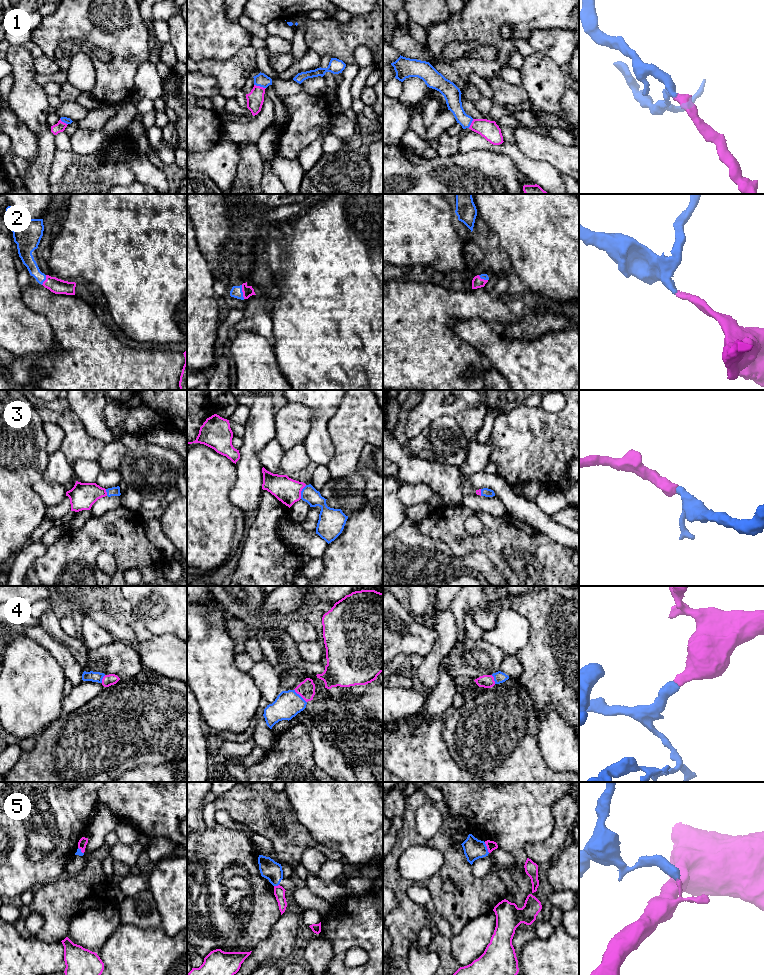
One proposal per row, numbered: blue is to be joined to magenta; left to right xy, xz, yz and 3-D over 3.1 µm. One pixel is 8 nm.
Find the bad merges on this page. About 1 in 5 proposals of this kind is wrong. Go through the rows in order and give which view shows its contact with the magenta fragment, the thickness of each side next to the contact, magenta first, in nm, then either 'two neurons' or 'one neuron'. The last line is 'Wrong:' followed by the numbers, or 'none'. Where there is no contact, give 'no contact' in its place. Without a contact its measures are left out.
1: meets magenta in xz; 140 nm thick on the magenta side, 110 nm on the other; one neuron
2: meets magenta in xz; 90 nm thick on the magenta side, 90 nm on the other; one neuron
3: meets magenta in xz; 200 nm thick on the magenta side, 140 nm on the other; one neuron
4: meets magenta in xz; 140 nm thick on the magenta side, 220 nm on the other; one neuron
5: meets magenta in yz; 80 nm thick on the magenta side, 160 nm on the other; two neurons
Wrong: 5

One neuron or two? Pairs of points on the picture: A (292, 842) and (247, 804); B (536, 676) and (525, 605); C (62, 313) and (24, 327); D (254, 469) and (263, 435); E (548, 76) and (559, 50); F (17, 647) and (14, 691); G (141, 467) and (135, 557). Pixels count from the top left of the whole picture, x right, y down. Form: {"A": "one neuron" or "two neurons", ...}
{"A": "one neuron", "B": "one neuron", "C": "two neurons", "D": "one neuron", "E": "two neurons", "F": "one neuron", "G": "two neurons"}

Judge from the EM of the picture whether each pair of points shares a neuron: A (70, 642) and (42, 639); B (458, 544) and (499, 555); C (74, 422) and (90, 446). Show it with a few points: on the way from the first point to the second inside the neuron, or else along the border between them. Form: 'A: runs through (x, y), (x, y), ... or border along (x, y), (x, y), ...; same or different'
A: border along (39, 624), (55, 640), (65, 645), (72, 652); different
B: runs through (468, 544), (489, 545); same
C: runs through (74, 428), (84, 440); same

